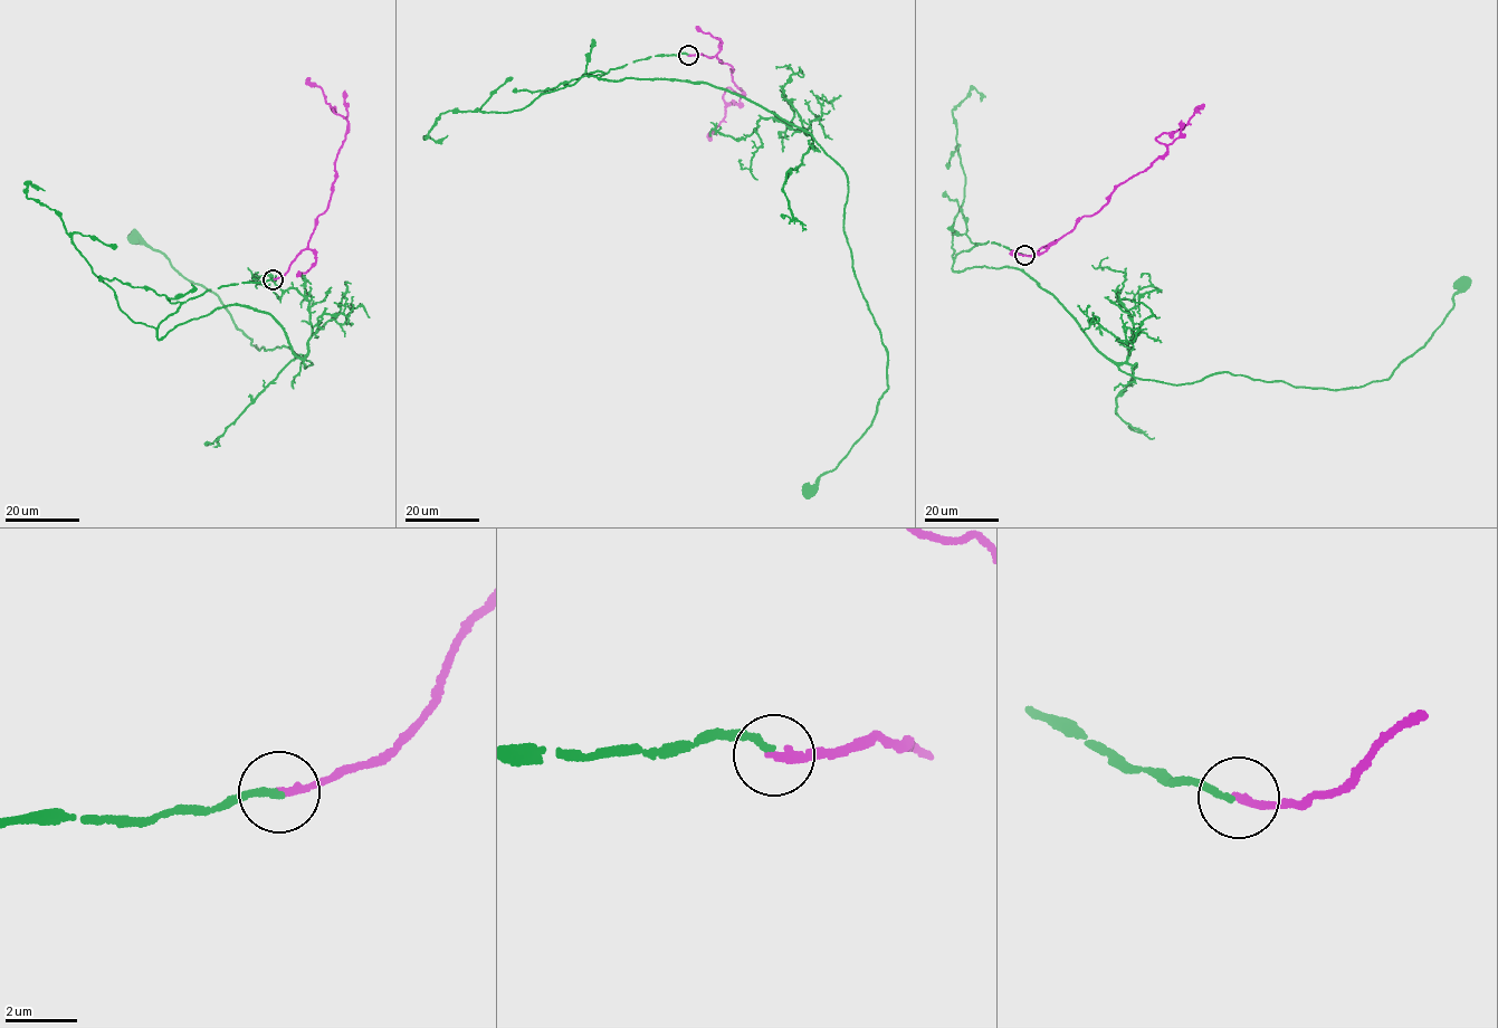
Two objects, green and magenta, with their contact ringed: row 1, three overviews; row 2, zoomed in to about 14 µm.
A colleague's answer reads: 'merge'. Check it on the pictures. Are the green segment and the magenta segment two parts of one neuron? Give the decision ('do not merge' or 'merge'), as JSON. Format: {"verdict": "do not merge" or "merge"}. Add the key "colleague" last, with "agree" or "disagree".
{"verdict": "merge", "colleague": "agree"}

